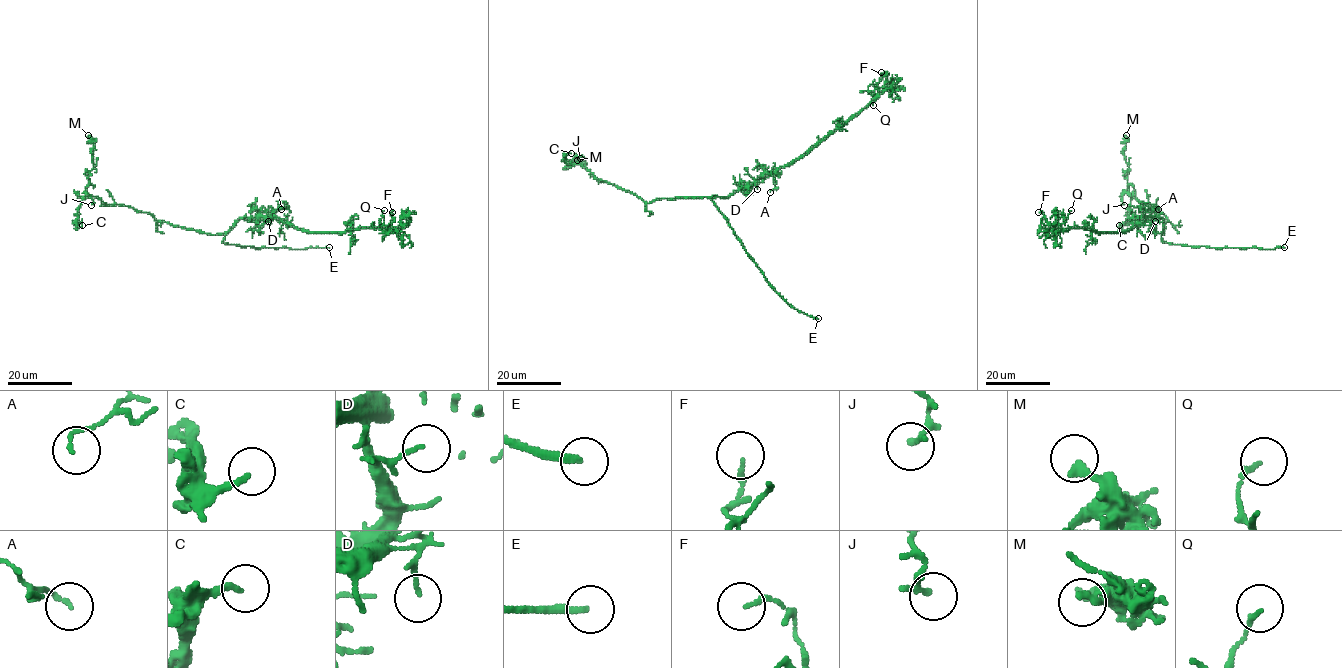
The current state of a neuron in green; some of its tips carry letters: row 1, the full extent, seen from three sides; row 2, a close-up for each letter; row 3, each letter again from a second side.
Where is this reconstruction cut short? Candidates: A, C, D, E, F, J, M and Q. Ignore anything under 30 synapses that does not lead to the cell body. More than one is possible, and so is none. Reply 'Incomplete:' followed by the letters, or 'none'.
Incomplete: E

